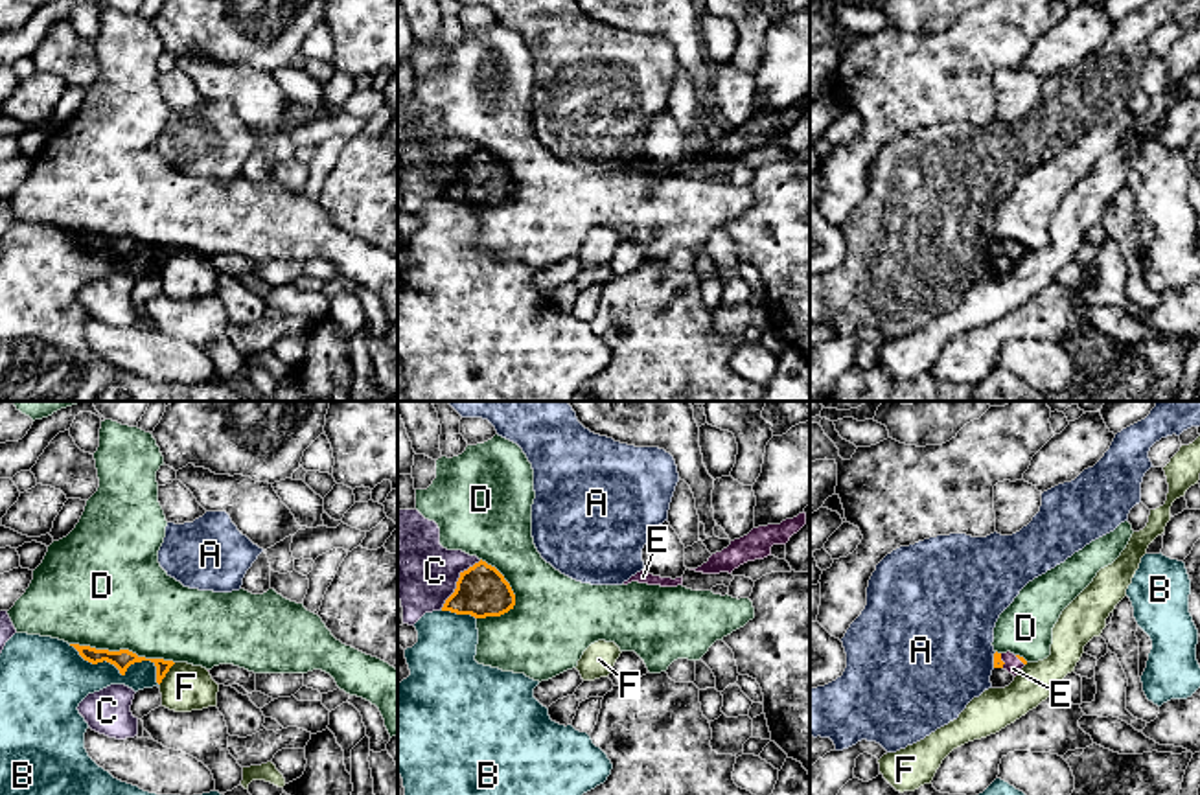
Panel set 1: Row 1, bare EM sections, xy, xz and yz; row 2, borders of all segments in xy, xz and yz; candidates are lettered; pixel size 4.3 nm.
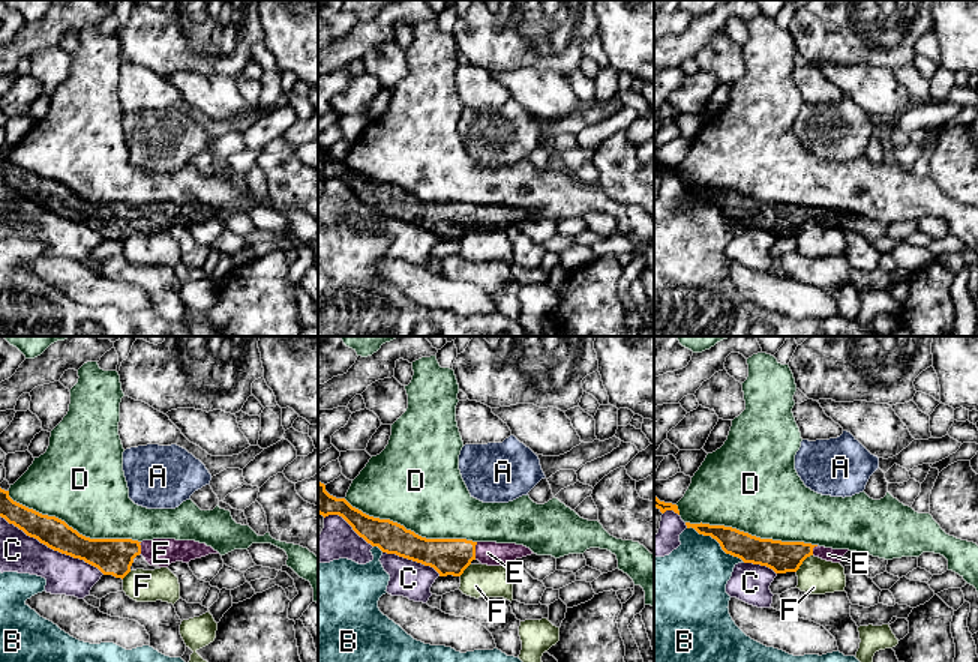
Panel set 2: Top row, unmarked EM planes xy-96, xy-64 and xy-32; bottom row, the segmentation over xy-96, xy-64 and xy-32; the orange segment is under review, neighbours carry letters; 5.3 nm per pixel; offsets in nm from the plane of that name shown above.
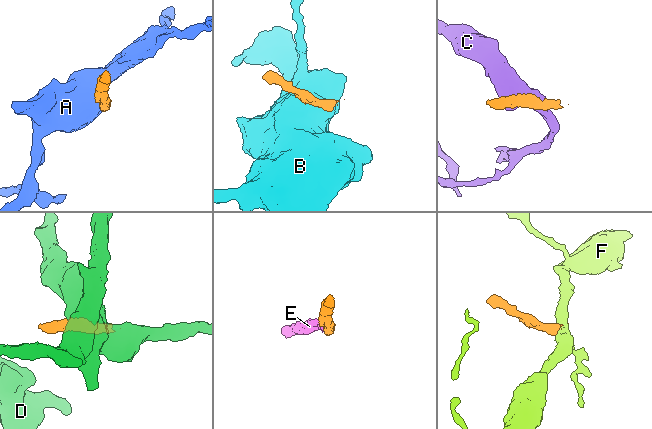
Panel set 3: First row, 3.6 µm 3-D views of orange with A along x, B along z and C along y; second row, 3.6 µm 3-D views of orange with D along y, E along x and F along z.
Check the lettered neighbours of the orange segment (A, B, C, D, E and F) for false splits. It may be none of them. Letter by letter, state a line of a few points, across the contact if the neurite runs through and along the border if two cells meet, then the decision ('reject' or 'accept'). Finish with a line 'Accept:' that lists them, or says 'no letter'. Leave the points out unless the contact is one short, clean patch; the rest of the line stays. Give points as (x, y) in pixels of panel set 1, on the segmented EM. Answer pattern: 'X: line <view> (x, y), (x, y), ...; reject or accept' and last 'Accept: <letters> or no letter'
A: line yz (996, 652), (992, 667); reject
B: reject
C: reject
D: reject
E: line yz (998, 663), (1002, 661), (1013, 665); accept
F: line xy (175, 663), (159, 683); reject
Accept: E

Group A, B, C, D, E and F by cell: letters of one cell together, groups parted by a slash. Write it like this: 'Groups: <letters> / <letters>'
Groups: A / B / C / D / E / F

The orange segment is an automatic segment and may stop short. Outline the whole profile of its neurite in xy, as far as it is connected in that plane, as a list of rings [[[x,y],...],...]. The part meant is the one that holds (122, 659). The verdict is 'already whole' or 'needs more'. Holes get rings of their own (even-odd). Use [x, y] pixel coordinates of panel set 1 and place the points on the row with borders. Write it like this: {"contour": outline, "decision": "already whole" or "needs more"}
{"contour": [[[70,644],[70,646],[74,646],[79,651],[79,655],[92,664],[98,664],[103,661],[114,664],[121,675],[125,675],[125,672],[131,664],[142,662],[142,661],[151,661],[156,666],[156,683],[158,685],[162,683],[162,679],[166,677],[169,668],[175,664],[173,661],[138,657],[136,653],[133,653],[129,650],[109,651],[109,650],[96,650],[96,648],[79,646],[79,644]]], "decision": "already whole"}

